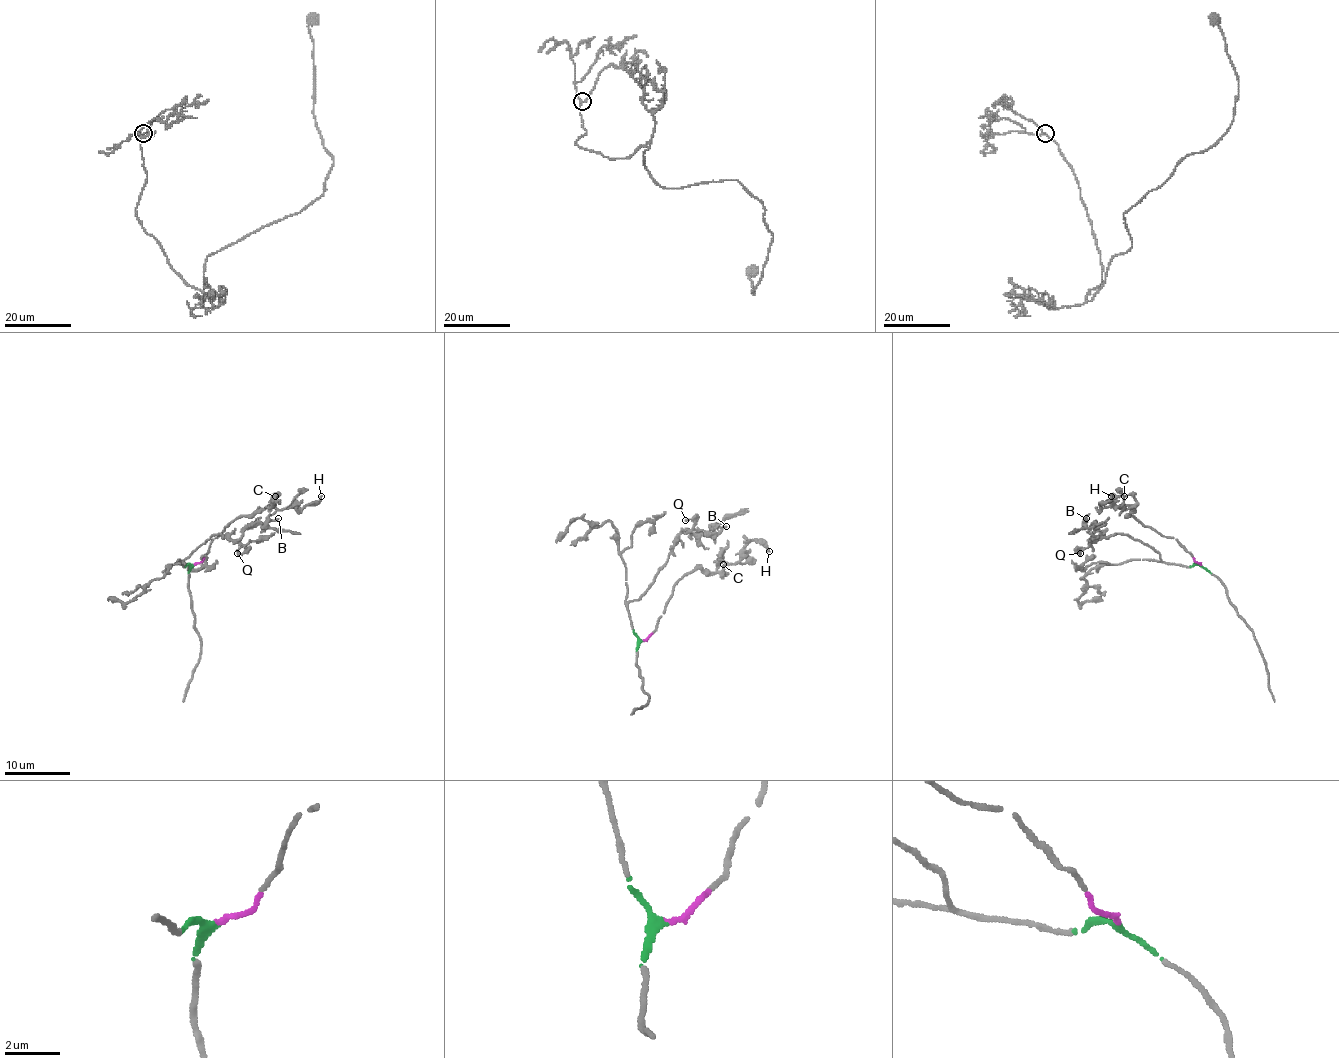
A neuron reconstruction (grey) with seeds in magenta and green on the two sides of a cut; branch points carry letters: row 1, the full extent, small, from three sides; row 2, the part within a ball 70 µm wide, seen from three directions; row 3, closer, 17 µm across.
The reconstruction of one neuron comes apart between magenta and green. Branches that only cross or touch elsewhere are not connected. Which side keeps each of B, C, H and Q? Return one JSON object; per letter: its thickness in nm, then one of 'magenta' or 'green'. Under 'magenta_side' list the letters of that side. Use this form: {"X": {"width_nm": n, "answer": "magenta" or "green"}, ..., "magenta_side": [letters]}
{"B": {"width_nm": 130, "answer": "green"}, "C": {"width_nm": 170, "answer": "magenta"}, "H": {"width_nm": 190, "answer": "magenta"}, "Q": {"width_nm": 200, "answer": "green"}, "magenta_side": ["C", "H"]}

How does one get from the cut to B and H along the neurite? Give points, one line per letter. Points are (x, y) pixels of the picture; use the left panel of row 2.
B: (194, 564), (179, 563), (214, 535), (238, 540), (246, 528), (261, 524), (266, 527), (269, 520), (279, 519)
H: (194, 564), (207, 553), (214, 538), (236, 517), (262, 511), (267, 506), (280, 509), (313, 506), (321, 496)

